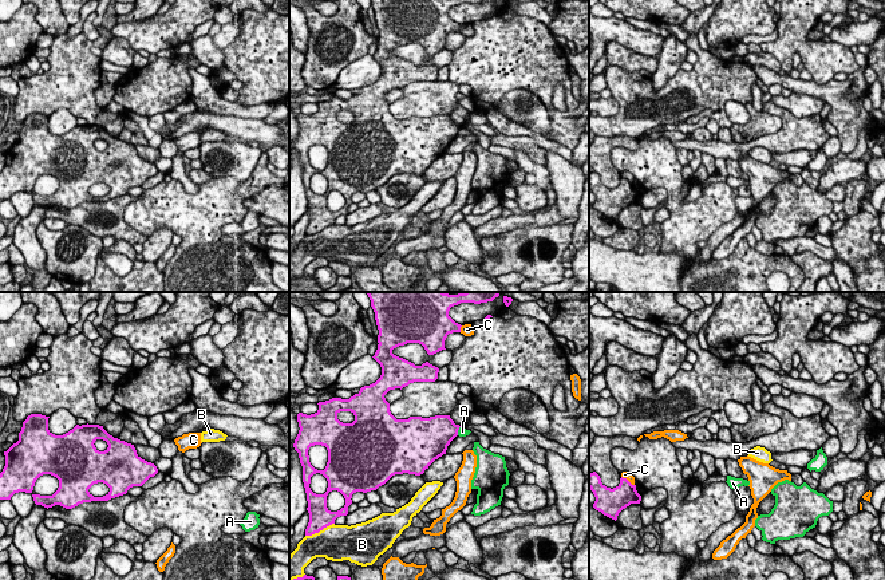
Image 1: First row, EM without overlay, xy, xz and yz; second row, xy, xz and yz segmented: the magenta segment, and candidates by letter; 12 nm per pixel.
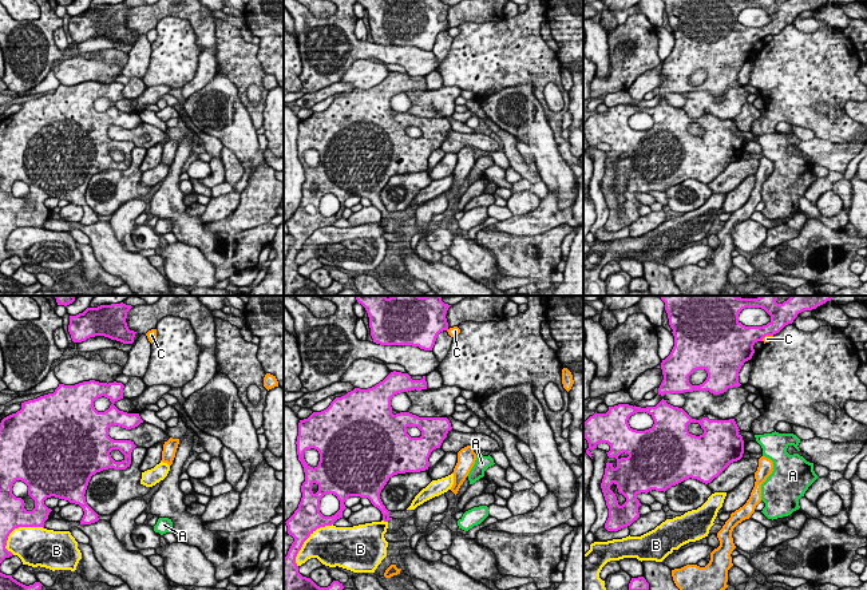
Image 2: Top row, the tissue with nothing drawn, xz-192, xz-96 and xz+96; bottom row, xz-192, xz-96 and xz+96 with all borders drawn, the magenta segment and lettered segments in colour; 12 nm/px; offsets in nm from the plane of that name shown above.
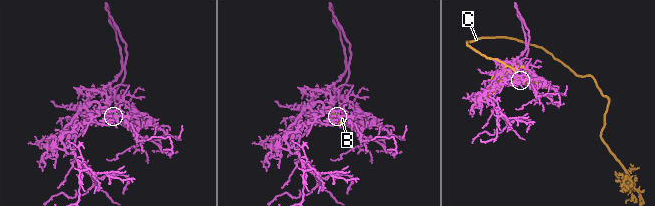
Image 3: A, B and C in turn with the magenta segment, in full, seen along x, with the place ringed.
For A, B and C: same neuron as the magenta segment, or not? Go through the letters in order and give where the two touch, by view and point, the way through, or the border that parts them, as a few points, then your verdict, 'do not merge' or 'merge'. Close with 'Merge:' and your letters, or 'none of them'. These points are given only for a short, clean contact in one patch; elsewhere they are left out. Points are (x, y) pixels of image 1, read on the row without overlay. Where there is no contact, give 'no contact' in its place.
A: contact xz (458, 129); do not merge
B: contact xz (319, 231); do not merge
C: contact xz (459, 28); do not merge
Merge: none of them

